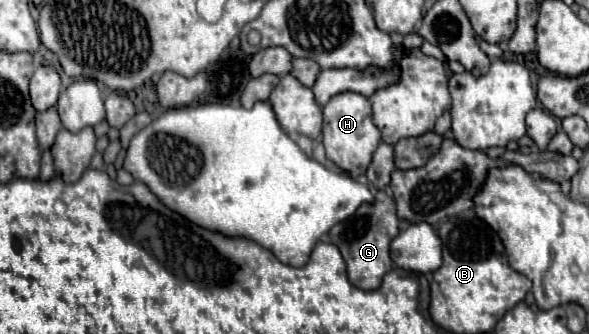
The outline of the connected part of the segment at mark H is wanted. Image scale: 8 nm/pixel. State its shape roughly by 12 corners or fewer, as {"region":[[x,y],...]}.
{"region":[[341,92],[323,106],[327,160],[363,176],[381,134],[371,104]]}

